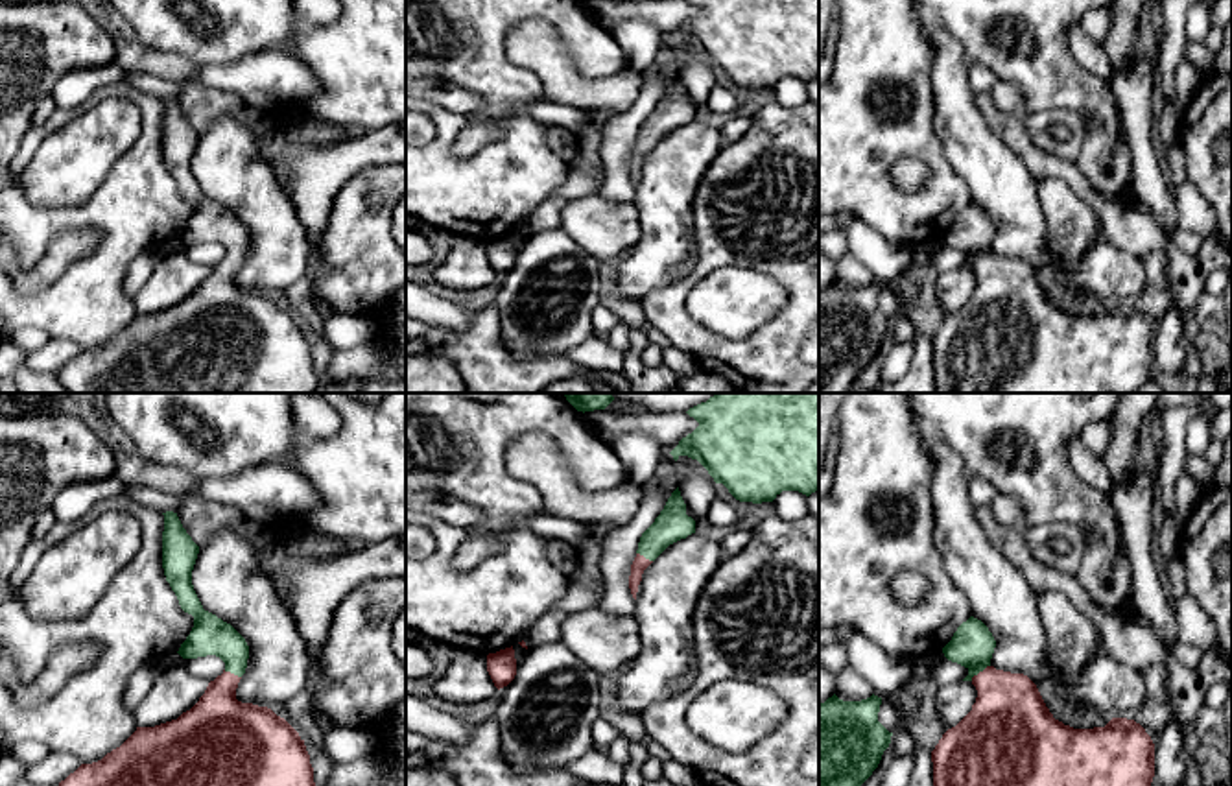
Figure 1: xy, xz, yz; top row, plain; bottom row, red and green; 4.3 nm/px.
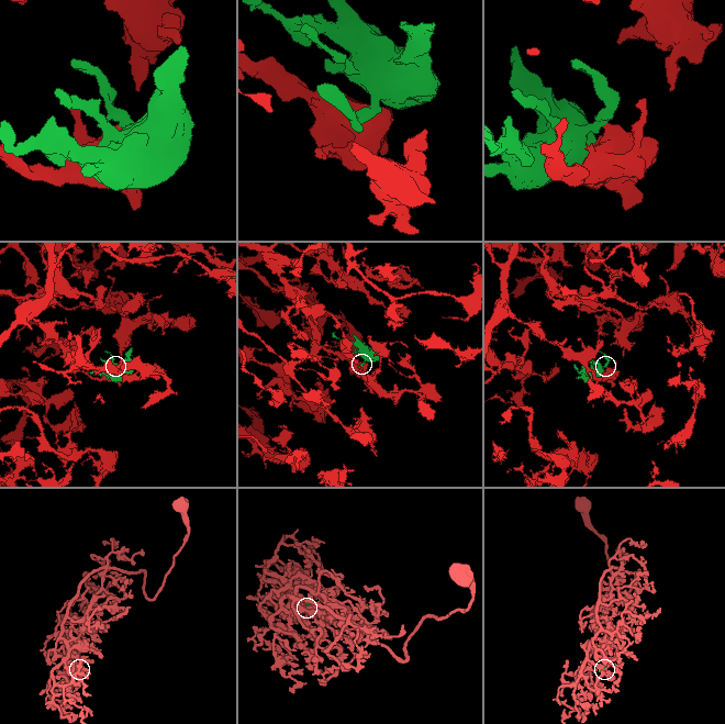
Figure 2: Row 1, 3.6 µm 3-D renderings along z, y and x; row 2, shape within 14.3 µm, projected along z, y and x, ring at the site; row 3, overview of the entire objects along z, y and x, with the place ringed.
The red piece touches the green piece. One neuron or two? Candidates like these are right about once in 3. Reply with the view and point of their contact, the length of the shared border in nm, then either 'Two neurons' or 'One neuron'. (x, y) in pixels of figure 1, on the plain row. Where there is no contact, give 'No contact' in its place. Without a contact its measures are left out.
Touches red at yz (980, 259). Shared border 110 nm. One neuron

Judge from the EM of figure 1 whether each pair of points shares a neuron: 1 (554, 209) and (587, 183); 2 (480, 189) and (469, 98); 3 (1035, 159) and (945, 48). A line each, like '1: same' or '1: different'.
1: same
2: different
3: different

